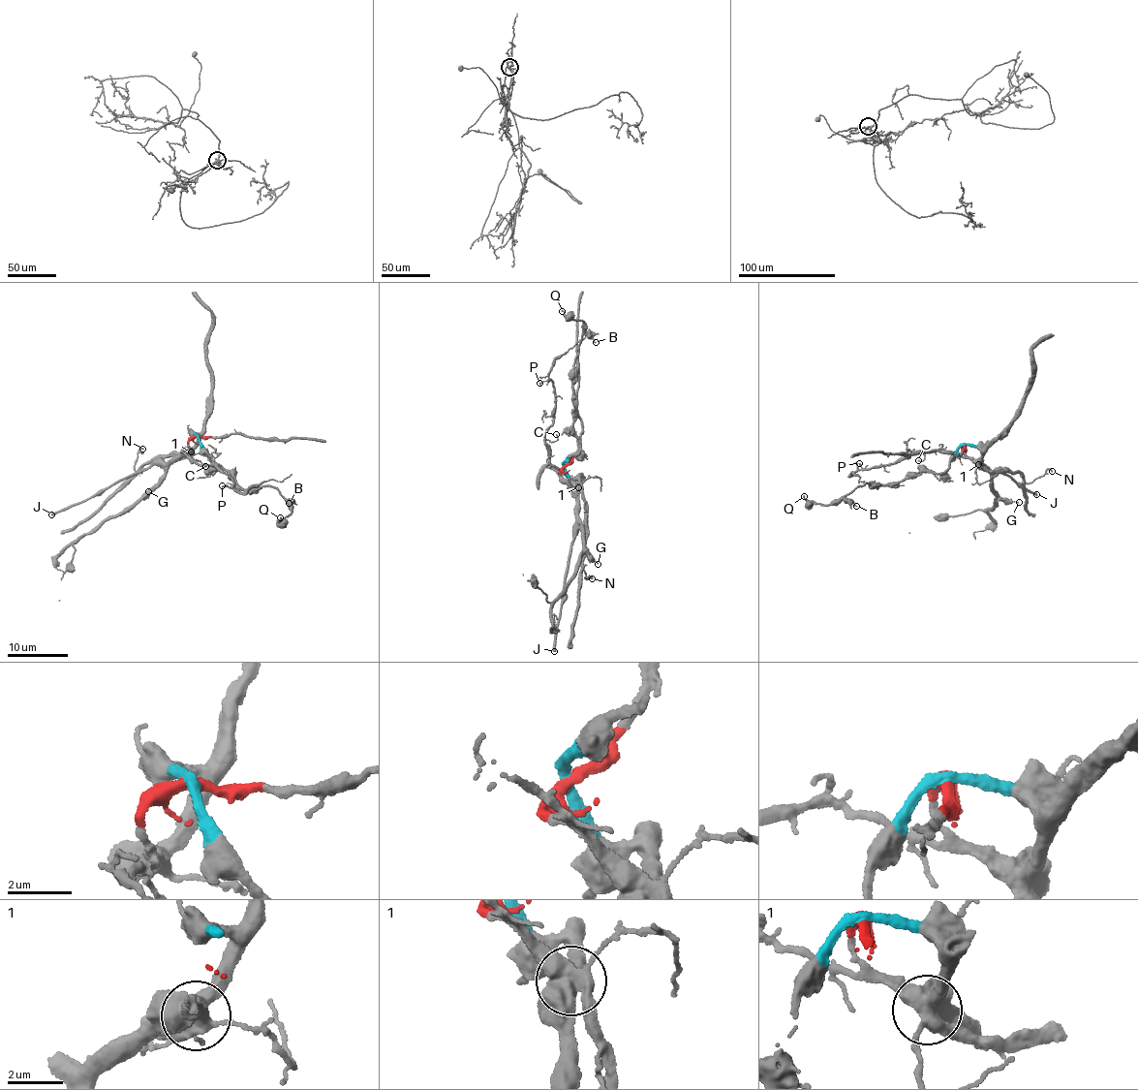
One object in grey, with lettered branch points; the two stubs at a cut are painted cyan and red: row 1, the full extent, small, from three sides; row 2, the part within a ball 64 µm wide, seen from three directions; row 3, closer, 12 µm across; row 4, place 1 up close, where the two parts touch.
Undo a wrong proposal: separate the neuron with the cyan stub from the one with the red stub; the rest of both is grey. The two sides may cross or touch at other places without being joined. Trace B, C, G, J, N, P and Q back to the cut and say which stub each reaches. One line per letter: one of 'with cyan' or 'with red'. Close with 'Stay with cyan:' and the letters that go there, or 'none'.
B: with cyan
C: with red
G: with cyan
J: with cyan
N: with red
P: with red
Q: with cyan
Stay with cyan: B, G, J, Q

